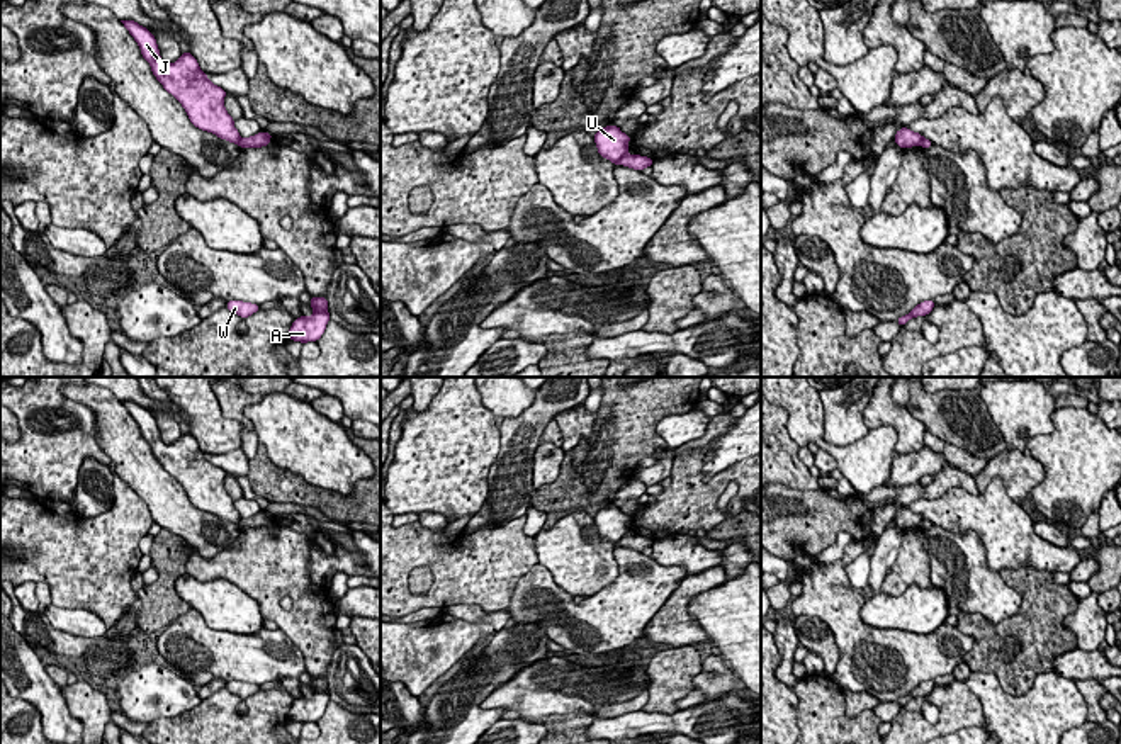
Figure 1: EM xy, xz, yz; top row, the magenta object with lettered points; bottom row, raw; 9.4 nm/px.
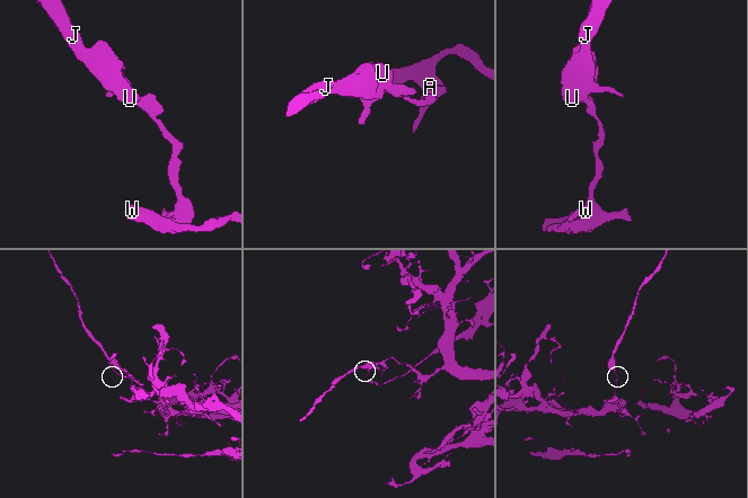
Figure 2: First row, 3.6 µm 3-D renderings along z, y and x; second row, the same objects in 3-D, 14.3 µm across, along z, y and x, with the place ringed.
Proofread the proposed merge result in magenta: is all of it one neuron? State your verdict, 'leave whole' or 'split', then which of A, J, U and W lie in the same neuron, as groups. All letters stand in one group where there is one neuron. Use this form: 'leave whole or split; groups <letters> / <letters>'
split; groups A W / J U

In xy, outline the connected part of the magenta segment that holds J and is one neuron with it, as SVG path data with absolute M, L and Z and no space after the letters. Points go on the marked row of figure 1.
M121 20L138 42L153 75L185 109L190 122L221 139L239 144L239 132L224 107L226 90L214 85L200 70L195 56L183 51L175 63L165 63L155 36L134 20Z

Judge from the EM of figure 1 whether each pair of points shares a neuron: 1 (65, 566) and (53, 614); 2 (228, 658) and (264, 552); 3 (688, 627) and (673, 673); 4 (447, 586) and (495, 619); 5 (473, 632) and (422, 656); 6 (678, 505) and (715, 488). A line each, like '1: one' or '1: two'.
1: two
2: two
3: two
4: two
5: one
6: one

